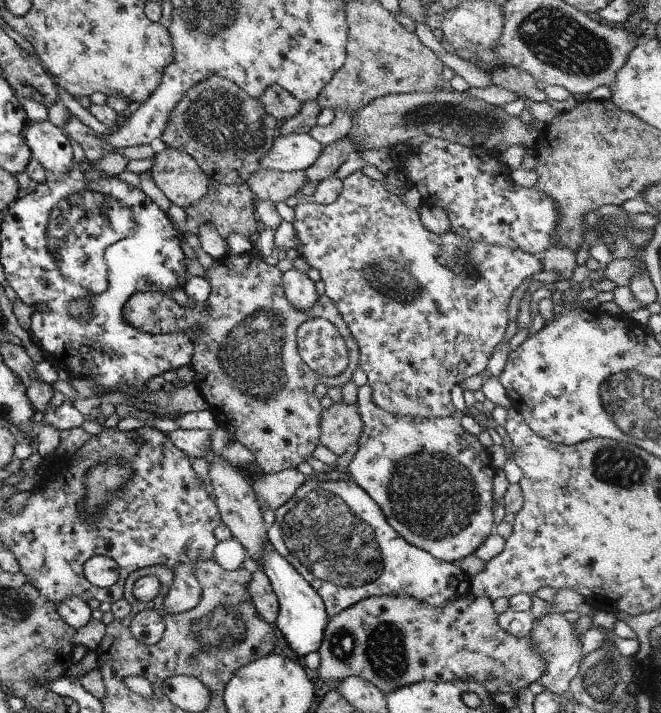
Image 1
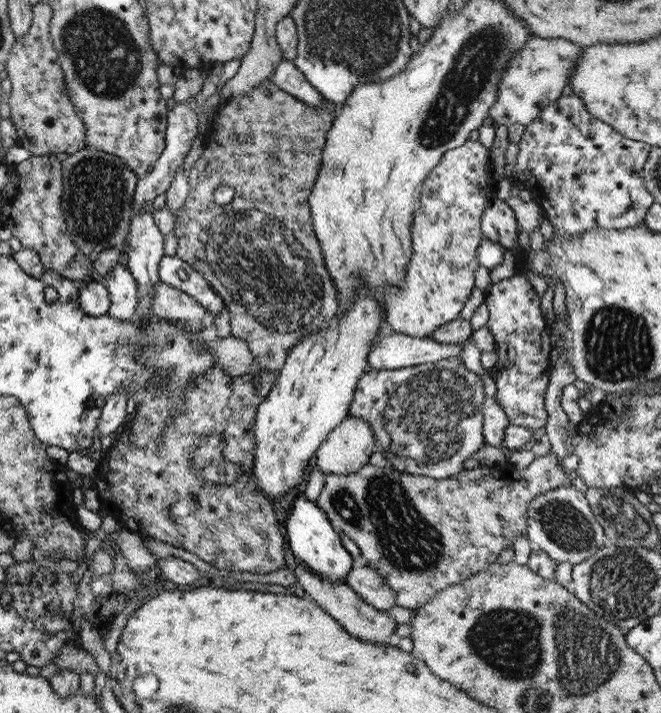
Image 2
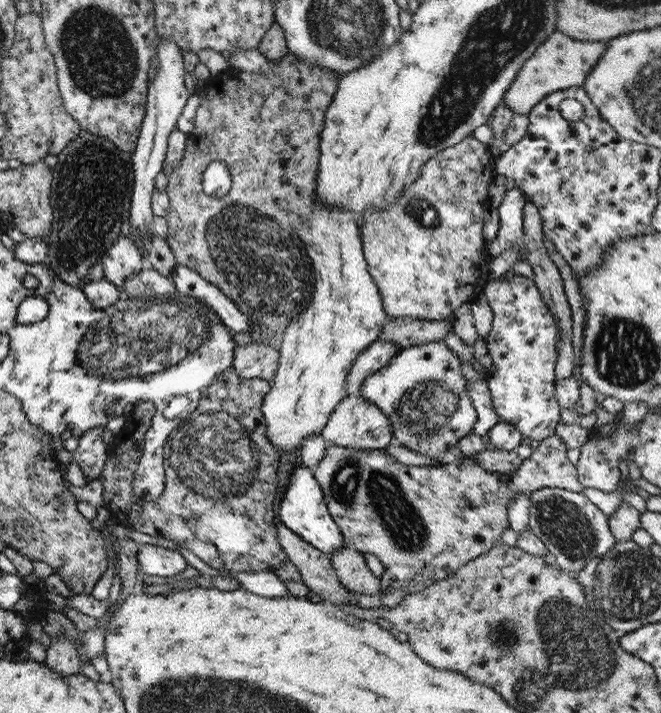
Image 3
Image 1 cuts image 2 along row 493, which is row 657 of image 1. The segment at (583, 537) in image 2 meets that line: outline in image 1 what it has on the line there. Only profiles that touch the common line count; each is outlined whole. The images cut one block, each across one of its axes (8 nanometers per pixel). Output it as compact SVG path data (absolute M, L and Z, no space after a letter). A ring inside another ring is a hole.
M545 612L532 624L529 638L533 644L533 650L543 658L545 663L543 676L538 681L545 691L553 692L553 694L563 694L568 691L569 681L578 671L578 666L582 662L581 636L573 628L575 623L568 622L564 618L563 612L551 614Z

